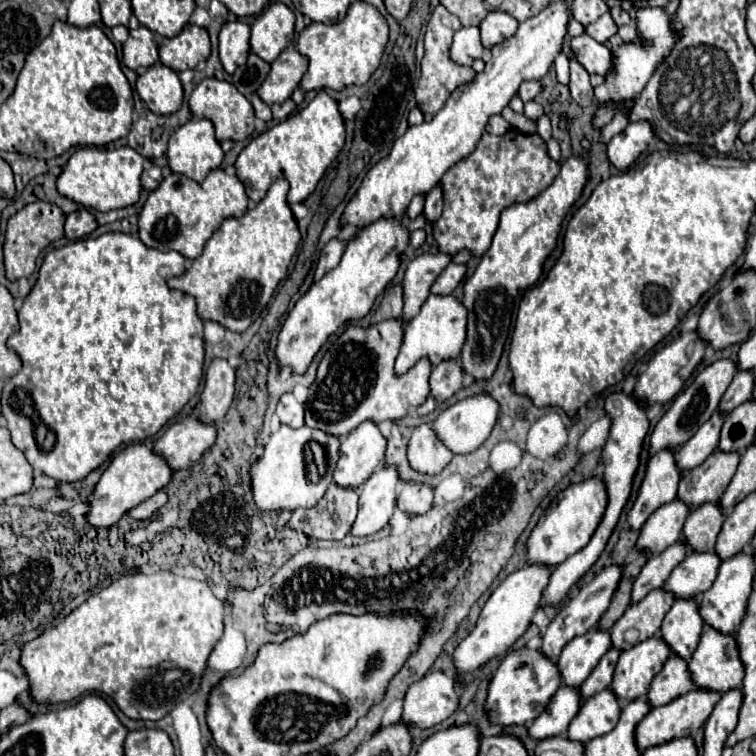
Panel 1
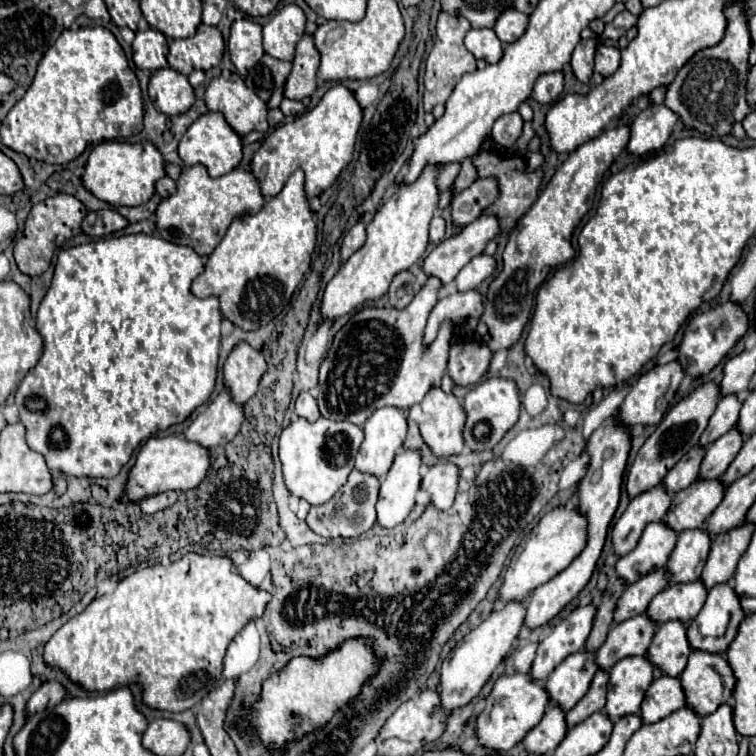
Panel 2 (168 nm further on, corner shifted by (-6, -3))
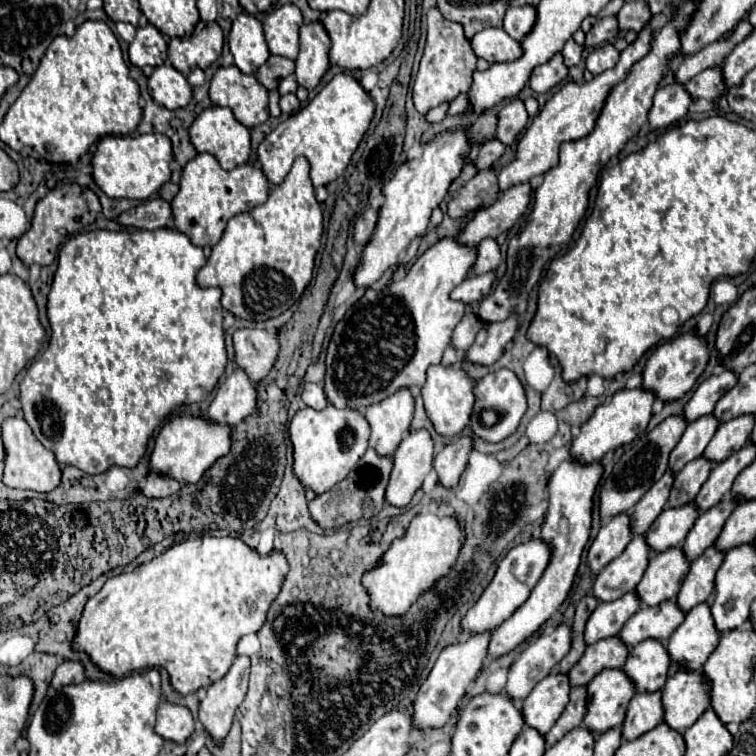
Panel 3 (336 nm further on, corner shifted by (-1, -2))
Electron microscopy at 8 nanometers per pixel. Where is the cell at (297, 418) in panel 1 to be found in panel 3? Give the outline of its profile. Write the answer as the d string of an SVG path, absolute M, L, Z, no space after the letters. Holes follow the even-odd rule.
M305 383L305 389L303 389L303 395L301 395L303 403L307 407L313 407L317 411L325 409L327 407L327 399L325 399L325 393L323 393L323 385L319 383Z

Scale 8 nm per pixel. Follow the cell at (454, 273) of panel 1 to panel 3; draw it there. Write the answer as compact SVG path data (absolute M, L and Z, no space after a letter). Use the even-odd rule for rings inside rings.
M483 239L477 247L477 257L469 275L483 275L483 273L495 271L499 263L501 263L499 245L495 243L495 239Z

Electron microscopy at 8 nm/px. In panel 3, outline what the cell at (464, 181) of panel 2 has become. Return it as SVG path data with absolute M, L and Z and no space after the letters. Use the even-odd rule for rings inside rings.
M493 139L493 141L487 141L481 149L479 149L479 155L477 159L473 161L473 165L481 171L481 169L489 169L505 151L505 145L501 147L501 141L499 139Z

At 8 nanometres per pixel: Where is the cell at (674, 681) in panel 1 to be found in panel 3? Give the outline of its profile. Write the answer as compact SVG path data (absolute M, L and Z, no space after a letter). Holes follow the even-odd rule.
M653 691L653 695L635 693L629 707L627 717L623 721L623 737L627 741L641 737L659 725L665 717L665 709L661 707L661 691Z

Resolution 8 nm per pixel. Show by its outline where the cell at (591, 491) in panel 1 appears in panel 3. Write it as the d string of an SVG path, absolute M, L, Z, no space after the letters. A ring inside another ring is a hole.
M531 537L519 545L515 545L499 563L497 573L489 587L483 591L479 601L467 611L467 615L461 621L461 627L465 633L481 633L491 631L499 627L525 599L529 597L529 591L537 585L537 579L541 579L541 571L545 571L545 563L549 563L549 547L541 543L541 539Z

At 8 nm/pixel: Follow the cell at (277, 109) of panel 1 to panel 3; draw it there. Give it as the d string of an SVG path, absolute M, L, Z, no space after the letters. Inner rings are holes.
M287 93L287 95L281 97L279 107L281 107L283 113L293 113L293 111L297 111L297 109L301 107L301 103L299 103L299 99L295 97L295 93Z

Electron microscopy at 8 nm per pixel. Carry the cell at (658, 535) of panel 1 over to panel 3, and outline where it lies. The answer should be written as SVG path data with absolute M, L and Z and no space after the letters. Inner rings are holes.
M645 533L635 535L627 549L613 559L595 579L595 597L599 601L615 601L641 581L653 551L645 547Z

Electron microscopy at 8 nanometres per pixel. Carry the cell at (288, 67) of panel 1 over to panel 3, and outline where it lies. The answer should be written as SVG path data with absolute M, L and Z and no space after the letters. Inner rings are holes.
M321 21L301 27L299 33L299 55L295 59L297 85L313 91L329 67L331 41Z

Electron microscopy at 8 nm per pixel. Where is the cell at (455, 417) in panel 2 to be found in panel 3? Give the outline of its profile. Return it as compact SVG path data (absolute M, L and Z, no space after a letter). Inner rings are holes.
M435 365L429 367L427 371L427 381L421 389L423 395L423 403L425 403L425 413L433 425L433 429L441 435L441 437L457 437L461 435L461 431L467 427L471 411L473 411L473 381L467 377L465 371L461 369L453 369L453 367L443 367L443 365Z

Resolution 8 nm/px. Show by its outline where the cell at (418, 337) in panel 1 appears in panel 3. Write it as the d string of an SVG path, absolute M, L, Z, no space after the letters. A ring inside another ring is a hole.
M485 273L485 275L477 275L477 277L467 277L459 287L453 289L451 299L461 301L465 305L471 305L473 301L481 301L491 291L493 279L495 279L493 273Z

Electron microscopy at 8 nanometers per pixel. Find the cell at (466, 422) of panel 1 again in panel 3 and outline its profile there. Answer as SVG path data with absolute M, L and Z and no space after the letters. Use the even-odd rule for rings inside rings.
M499 369L495 373L489 373L489 375L485 375L485 377L481 377L477 381L477 387L473 387L473 393L477 395L473 415L471 415L471 431L473 431L473 435L481 437L487 443L499 443L505 437L509 437L517 429L517 425L519 425L519 421L521 421L521 417L523 417L523 413L527 409L525 391L523 391L523 385L517 379L517 375L513 371L509 371L509 369ZM483 409L491 409L491 411L499 413L499 421L493 427L485 427L479 421L479 415L481 415Z

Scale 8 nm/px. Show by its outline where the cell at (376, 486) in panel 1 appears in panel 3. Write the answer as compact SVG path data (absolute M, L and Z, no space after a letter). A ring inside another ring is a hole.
M421 429L409 433L393 455L393 471L385 491L385 505L405 507L413 493L421 487L423 477L431 471L433 441L431 435Z

